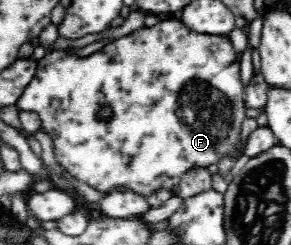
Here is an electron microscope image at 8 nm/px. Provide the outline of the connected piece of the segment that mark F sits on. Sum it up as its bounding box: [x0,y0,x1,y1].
[16,18,245,196]

